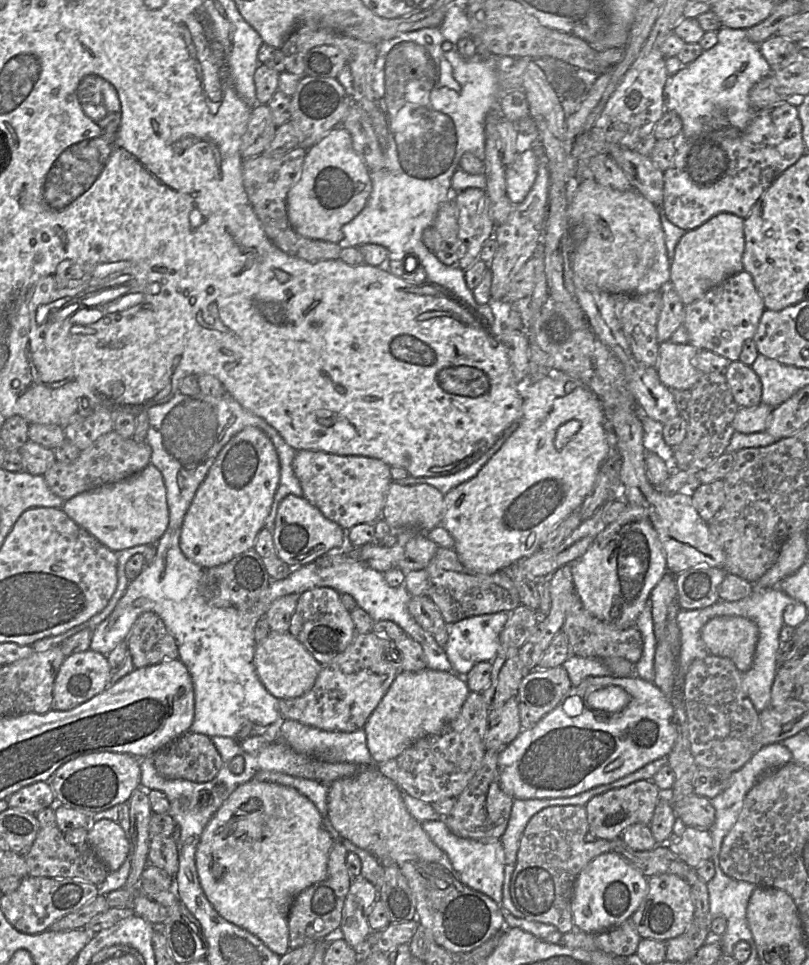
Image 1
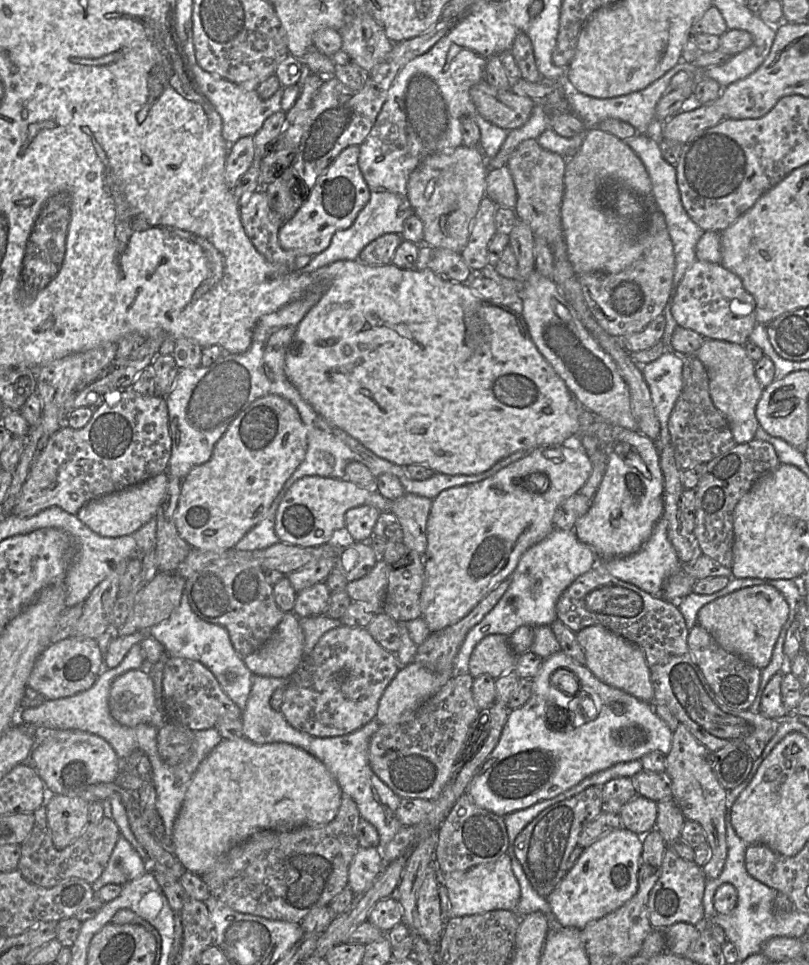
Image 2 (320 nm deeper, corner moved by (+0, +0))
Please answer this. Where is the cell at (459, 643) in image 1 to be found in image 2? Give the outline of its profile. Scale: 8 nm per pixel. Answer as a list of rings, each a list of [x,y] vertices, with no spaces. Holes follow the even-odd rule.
[[[554,529],[545,539],[530,547],[520,558],[510,577],[509,588],[498,604],[466,635],[454,660],[455,674],[469,674],[469,662],[476,646],[486,637],[501,634],[509,637],[517,628],[528,626],[549,626],[557,620],[556,603],[560,595],[581,575],[597,566],[594,550],[578,540],[574,530]]]

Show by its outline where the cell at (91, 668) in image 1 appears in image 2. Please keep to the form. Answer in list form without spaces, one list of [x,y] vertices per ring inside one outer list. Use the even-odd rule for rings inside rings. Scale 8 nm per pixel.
[[[73,636],[50,644],[36,659],[27,685],[45,700],[73,696],[89,689],[103,669],[103,654],[96,639]]]

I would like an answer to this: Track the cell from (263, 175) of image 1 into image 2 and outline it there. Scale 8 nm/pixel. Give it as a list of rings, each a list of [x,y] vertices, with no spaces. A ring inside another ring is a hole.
[[[263,187],[248,196],[239,211],[246,235],[268,261],[290,271],[302,271],[309,264],[312,256],[280,246],[279,229],[283,222],[271,208]]]

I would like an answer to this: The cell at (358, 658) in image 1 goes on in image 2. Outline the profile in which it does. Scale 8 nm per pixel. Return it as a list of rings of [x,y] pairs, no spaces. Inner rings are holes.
[[[340,625],[326,632],[287,680],[280,712],[295,729],[311,736],[343,736],[376,717],[379,701],[399,670],[396,654],[385,650],[366,628]]]

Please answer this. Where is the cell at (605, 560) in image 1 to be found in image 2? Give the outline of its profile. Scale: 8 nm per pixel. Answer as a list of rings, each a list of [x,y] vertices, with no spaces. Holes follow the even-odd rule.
[[[617,430],[609,450],[606,472],[589,510],[576,522],[574,532],[579,541],[590,546],[598,559],[607,560],[637,552],[651,536],[664,511],[664,478],[655,442],[639,431]]]

